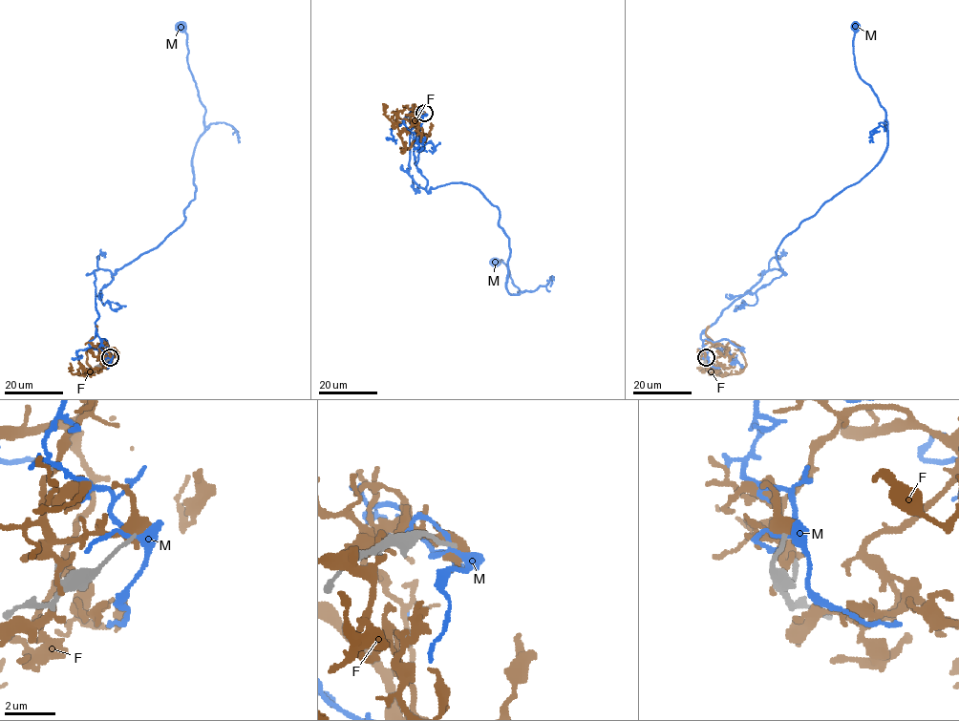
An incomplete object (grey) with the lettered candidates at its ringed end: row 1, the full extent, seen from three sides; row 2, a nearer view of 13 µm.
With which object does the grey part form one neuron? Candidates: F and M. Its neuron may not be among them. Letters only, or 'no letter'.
no letter

